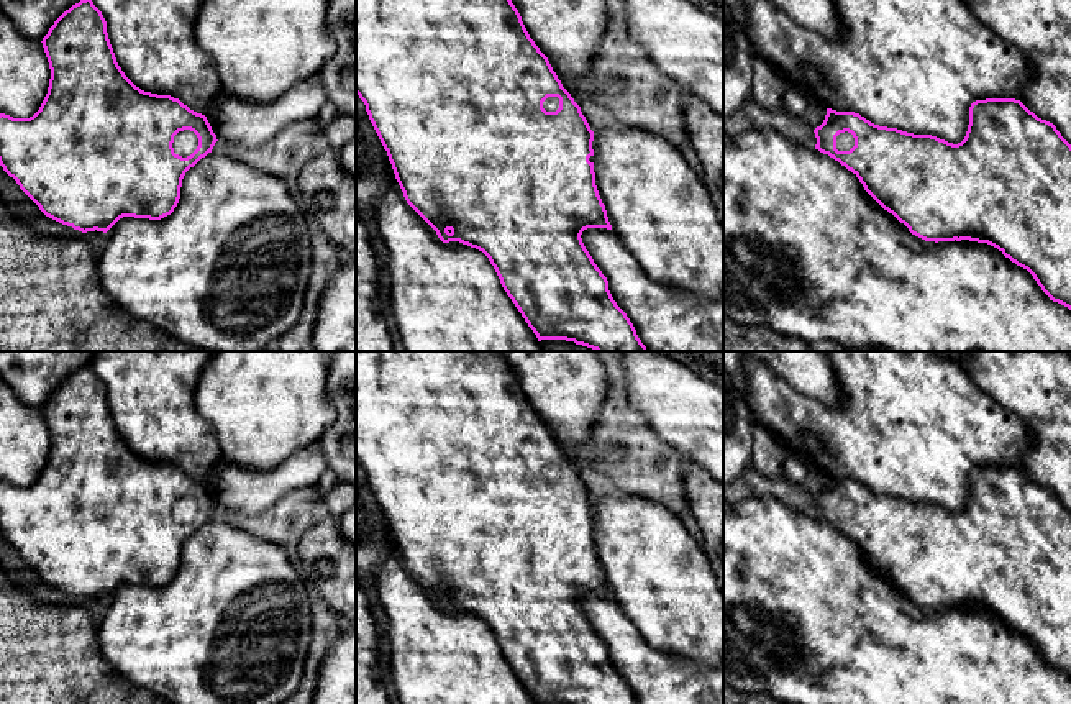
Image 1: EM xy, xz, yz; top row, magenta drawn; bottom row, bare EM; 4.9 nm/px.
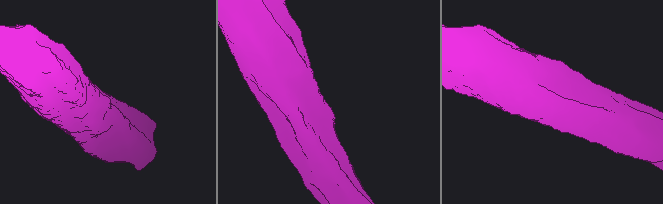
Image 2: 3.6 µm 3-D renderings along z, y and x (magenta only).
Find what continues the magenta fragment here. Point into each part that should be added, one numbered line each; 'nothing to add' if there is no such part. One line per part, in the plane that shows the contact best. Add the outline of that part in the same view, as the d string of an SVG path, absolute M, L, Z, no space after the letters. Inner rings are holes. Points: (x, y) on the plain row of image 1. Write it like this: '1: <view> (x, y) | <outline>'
1: xy (186, 509) | M190 497L179 499L174 504L174 510L172 510L174 520L182 525L190 523L197 517L197 514L198 514L198 505Z

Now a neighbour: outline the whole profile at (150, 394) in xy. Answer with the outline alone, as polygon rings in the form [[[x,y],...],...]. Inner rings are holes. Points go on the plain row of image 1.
[[[93,351],[90,368],[107,389],[115,425],[125,443],[141,458],[179,466],[207,482],[221,461],[212,425],[195,407],[195,389],[213,351]]]

